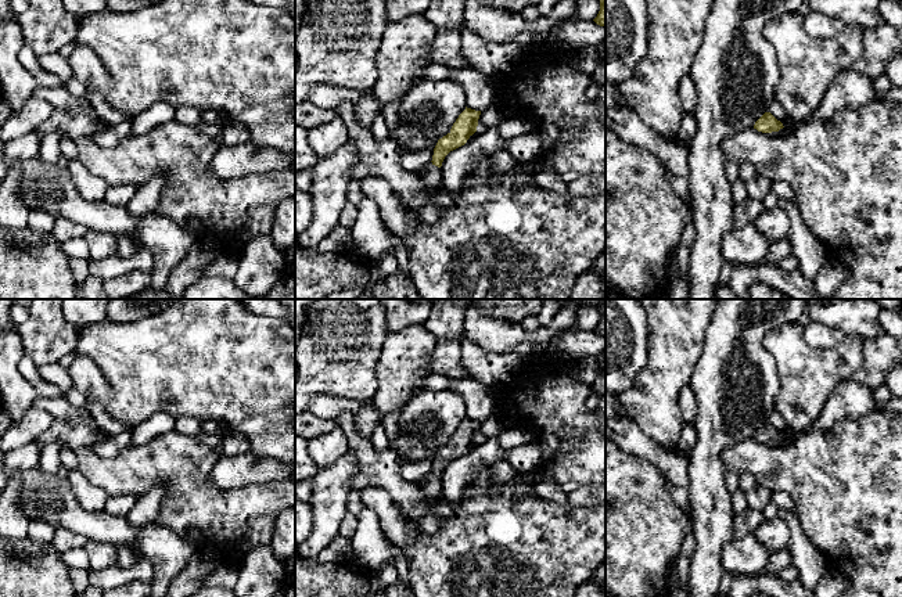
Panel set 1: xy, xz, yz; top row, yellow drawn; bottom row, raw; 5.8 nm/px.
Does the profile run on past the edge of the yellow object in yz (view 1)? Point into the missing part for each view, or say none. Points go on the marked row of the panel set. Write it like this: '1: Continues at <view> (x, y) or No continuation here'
1: Continues at yz (793, 125)

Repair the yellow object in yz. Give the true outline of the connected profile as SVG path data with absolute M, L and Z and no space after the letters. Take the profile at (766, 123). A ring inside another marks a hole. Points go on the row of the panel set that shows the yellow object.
M765 112L754 125L754 129L762 133L776 132L777 134L788 134L799 126L798 122L791 121L784 127L780 121L777 121L770 112Z

